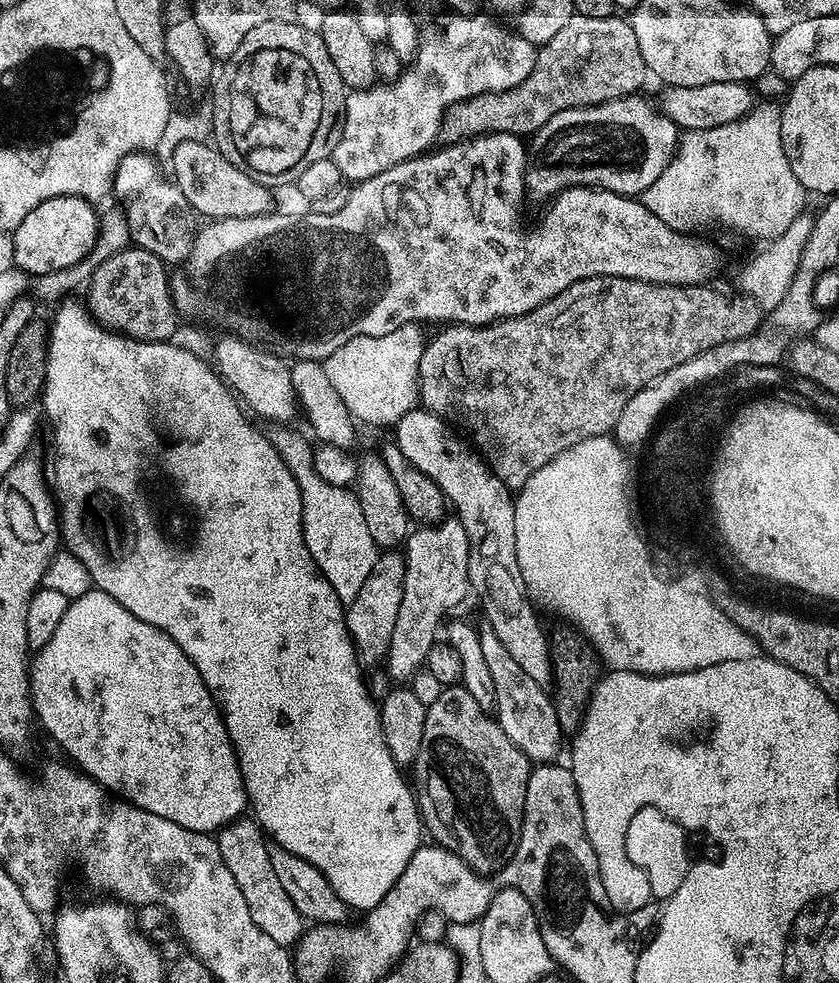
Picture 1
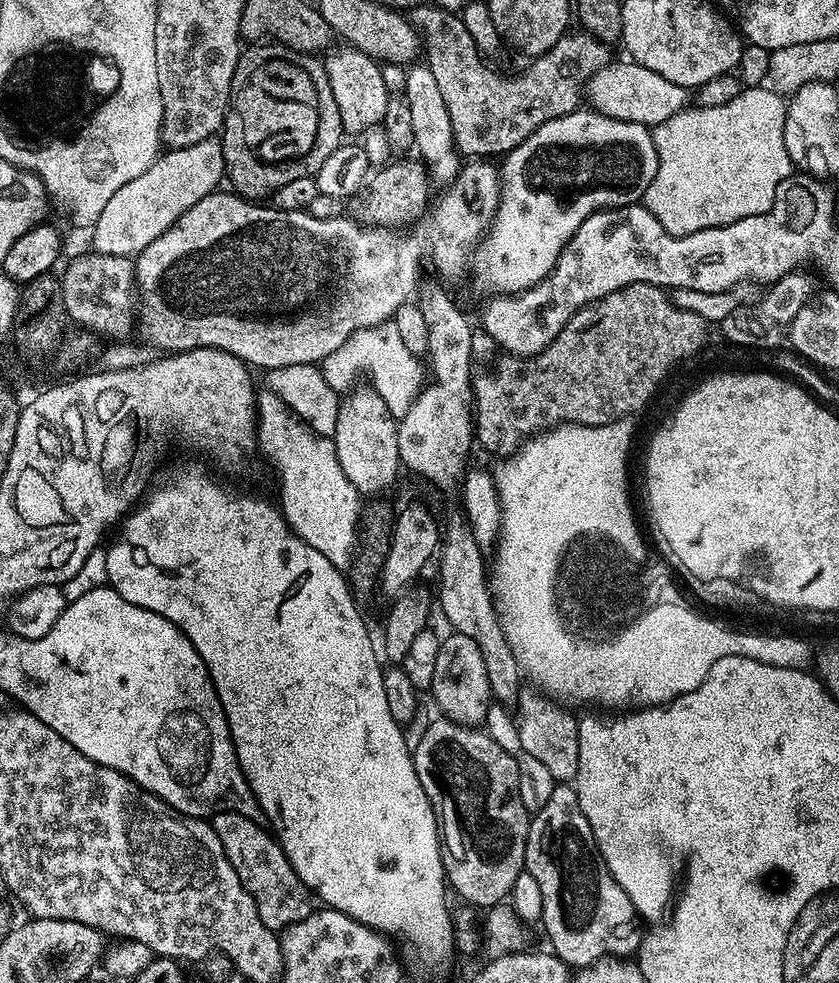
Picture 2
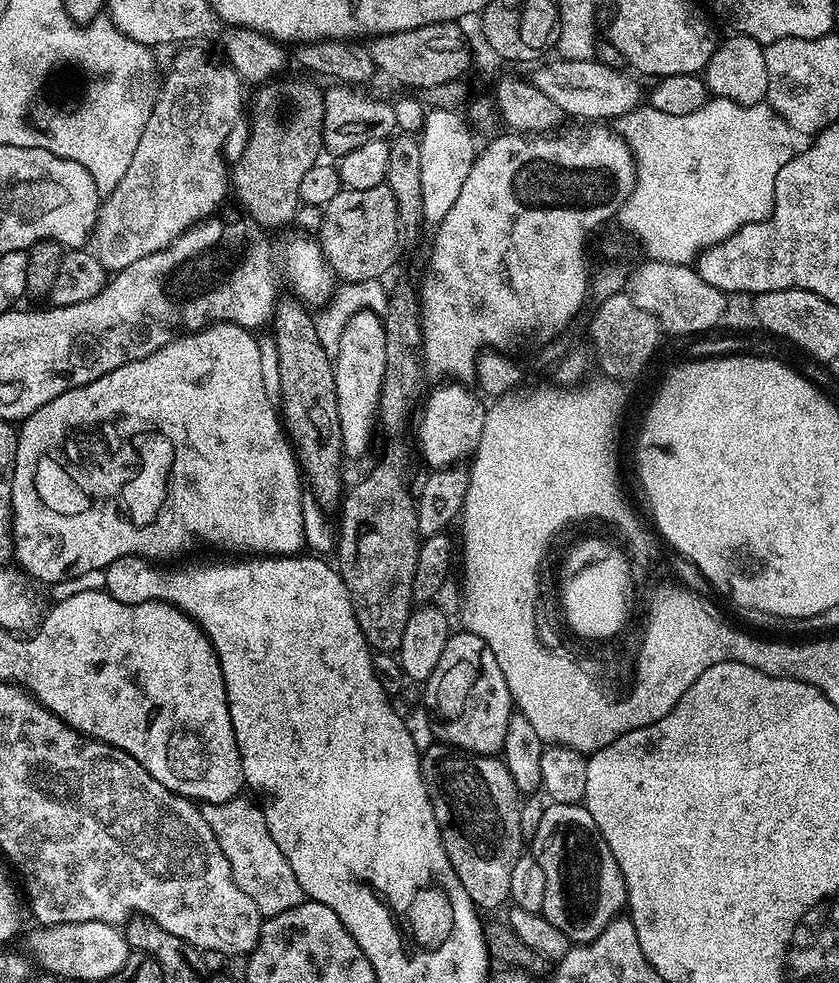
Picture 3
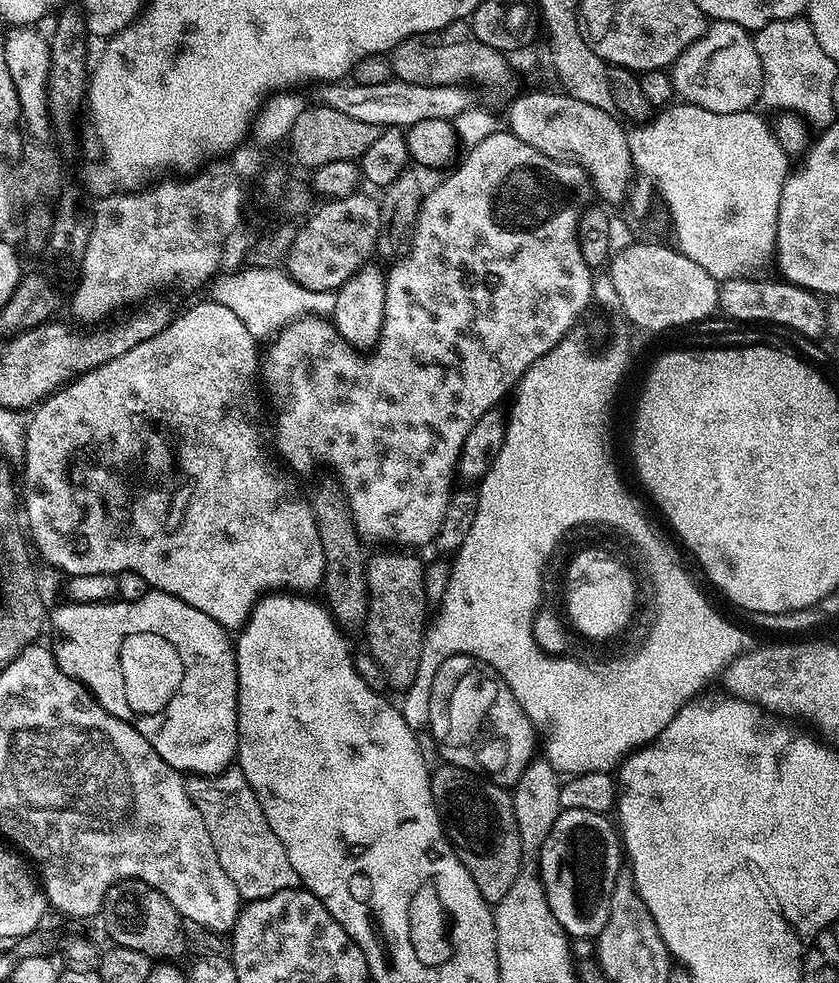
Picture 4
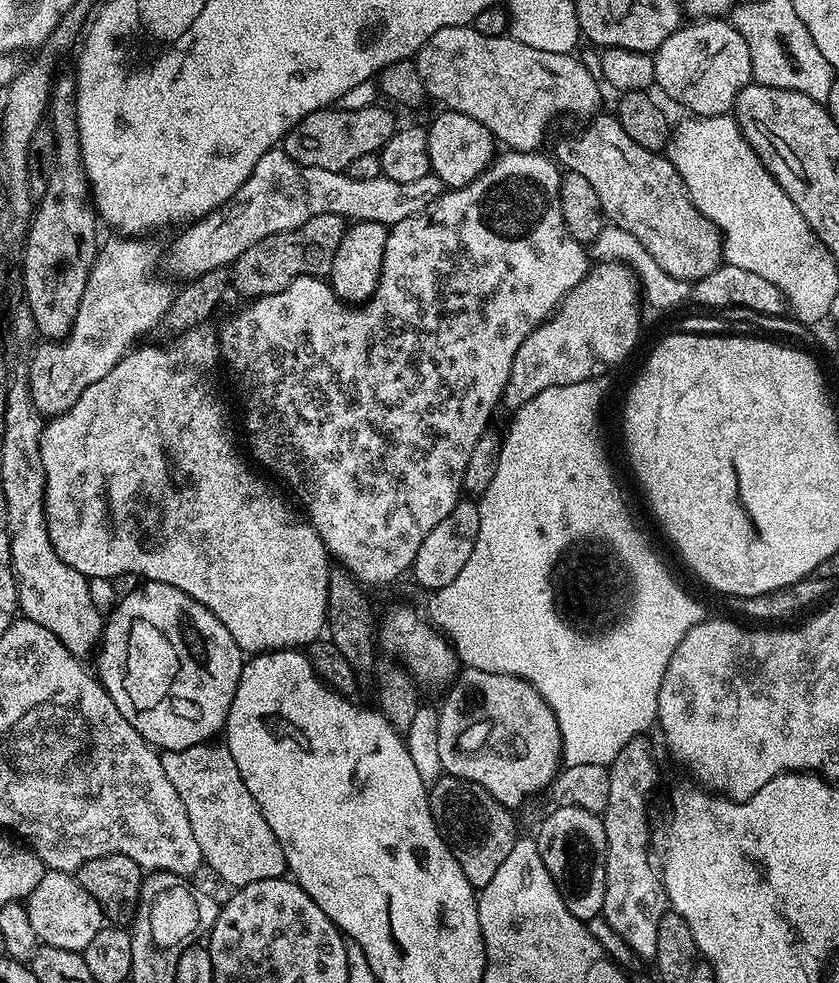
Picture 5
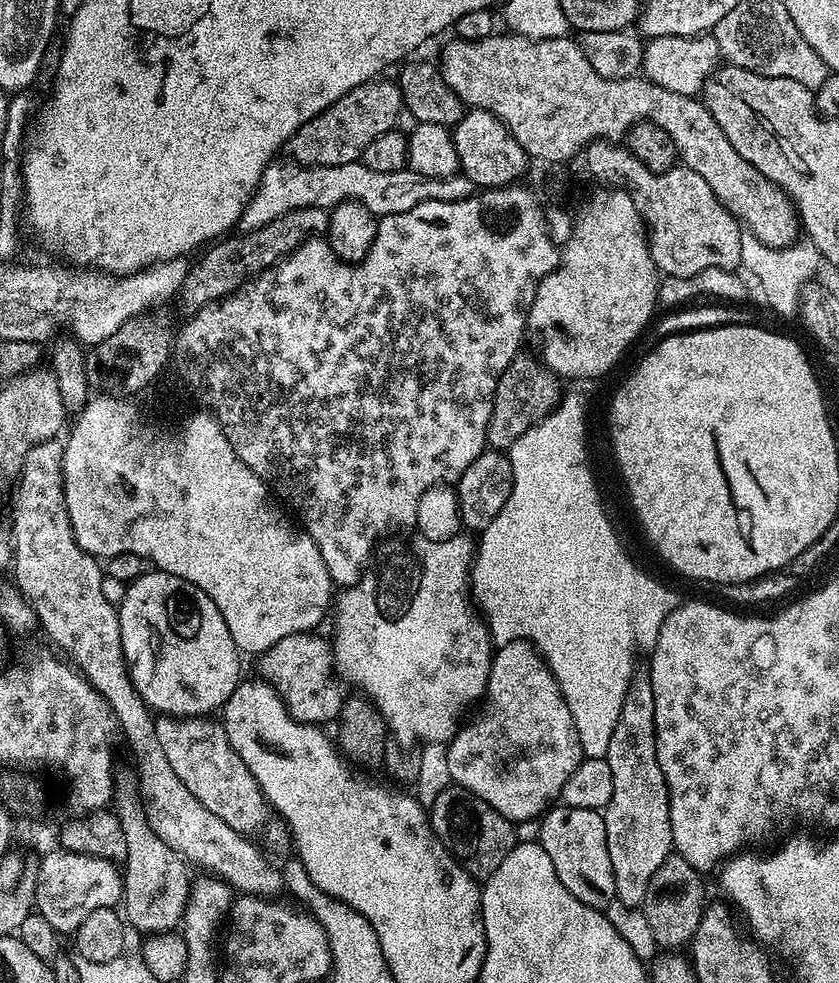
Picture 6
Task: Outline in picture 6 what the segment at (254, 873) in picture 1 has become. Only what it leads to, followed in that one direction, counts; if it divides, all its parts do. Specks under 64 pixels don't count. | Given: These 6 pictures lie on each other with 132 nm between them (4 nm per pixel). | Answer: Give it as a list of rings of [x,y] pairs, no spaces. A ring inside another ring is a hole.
[[[203,716],[160,718],[156,720],[156,733],[158,742],[162,742],[166,762],[170,762],[174,774],[182,778],[182,786],[186,786],[186,790],[190,790],[190,794],[194,794],[194,798],[198,798],[198,802],[202,802],[202,806],[210,810],[210,814],[218,814],[218,818],[222,818],[226,826],[234,826],[234,830],[245,834],[253,834],[256,830],[258,832],[265,825],[270,809],[258,782],[250,774],[250,770],[246,770],[246,762],[242,762],[240,755],[230,746],[223,723],[216,721],[215,724],[212,718]]]

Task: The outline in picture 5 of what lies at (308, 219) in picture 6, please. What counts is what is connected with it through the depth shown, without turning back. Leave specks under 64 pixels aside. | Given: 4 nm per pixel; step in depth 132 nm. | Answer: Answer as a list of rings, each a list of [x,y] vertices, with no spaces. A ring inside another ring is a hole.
[[[318,214],[294,230],[270,234],[260,242],[254,242],[230,268],[230,284],[244,298],[274,294],[299,276],[327,277],[332,270],[334,254],[338,254],[338,242],[342,242],[346,227],[345,217],[338,214]]]

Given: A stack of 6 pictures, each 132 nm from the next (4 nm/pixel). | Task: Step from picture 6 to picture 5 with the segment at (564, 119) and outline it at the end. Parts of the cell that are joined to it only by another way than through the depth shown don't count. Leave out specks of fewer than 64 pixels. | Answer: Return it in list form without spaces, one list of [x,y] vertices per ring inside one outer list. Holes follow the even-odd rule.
[[[450,26],[449,28],[439,28],[439,30],[416,51],[414,63],[418,70],[418,78],[422,78],[422,86],[424,87],[425,93],[427,93],[431,99],[433,96],[433,98],[440,103],[440,106],[443,106],[449,112],[470,114],[470,118],[474,118],[478,122],[485,124],[505,149],[514,152],[537,151],[537,149],[541,147],[539,144],[543,142],[544,135],[548,132],[548,123],[550,123],[555,116],[584,116],[583,118],[588,118],[597,111],[595,108],[600,104],[600,88],[596,85],[596,82],[598,83],[597,77],[584,65],[584,61],[579,55],[534,50],[533,47],[523,45],[522,42],[516,41],[515,38],[509,34],[503,36],[487,36],[478,31],[474,26]]]

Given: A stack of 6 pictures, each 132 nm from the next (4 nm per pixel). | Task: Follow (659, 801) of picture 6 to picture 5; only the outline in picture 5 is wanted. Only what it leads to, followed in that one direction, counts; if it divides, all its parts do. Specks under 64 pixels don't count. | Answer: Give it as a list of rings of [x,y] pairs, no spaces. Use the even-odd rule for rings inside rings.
[[[636,736],[622,750],[618,758],[607,765],[610,774],[610,802],[602,814],[606,830],[606,898],[602,917],[624,939],[637,957],[655,957],[658,950],[658,922],[664,917],[668,896],[664,893],[663,879],[648,857],[648,799],[656,788],[660,772],[656,769],[656,756],[644,736]]]

